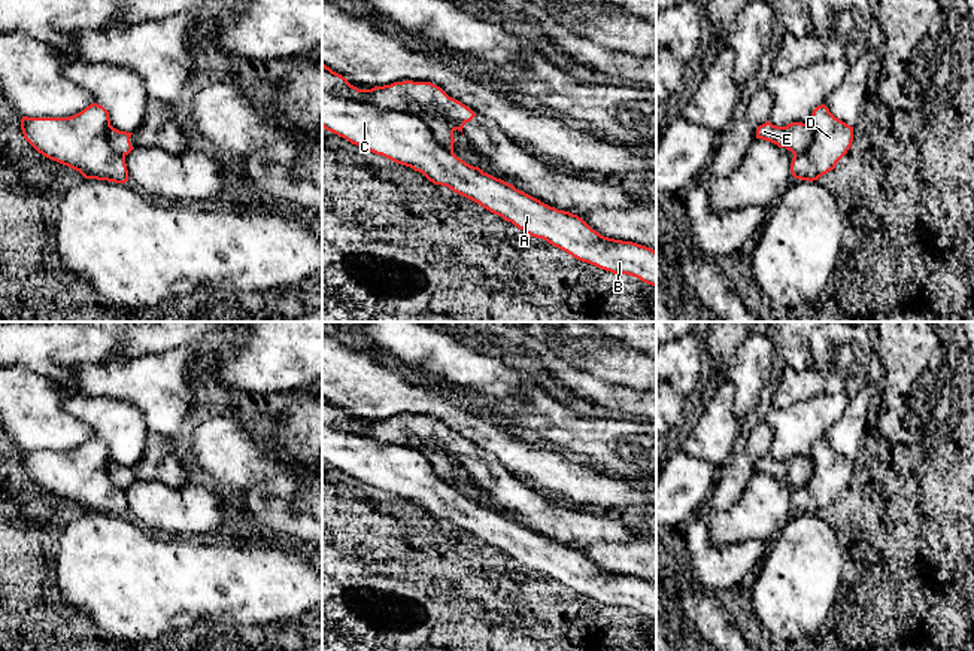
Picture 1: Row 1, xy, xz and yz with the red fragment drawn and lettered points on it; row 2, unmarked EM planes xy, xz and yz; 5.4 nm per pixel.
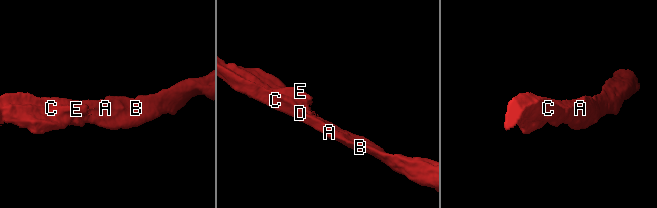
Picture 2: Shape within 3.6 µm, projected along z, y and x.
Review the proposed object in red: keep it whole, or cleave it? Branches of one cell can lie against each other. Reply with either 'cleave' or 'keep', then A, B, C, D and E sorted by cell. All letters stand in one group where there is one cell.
cleave; groups A B C D / E

